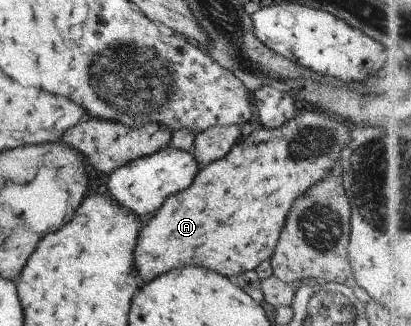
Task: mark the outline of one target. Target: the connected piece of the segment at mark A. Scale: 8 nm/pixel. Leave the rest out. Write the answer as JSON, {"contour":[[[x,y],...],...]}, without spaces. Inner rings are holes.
{"contour":[[[296,111],[294,117],[285,121],[281,126],[272,129],[259,126],[248,135],[241,136],[224,157],[208,163],[203,168],[200,167],[200,171],[196,172],[196,177],[194,177],[194,181],[192,181],[192,185],[188,189],[164,199],[160,207],[152,215],[144,219],[144,225],[141,227],[142,231],[138,233],[138,241],[136,241],[136,249],[134,249],[134,265],[136,265],[138,277],[142,281],[150,281],[158,273],[164,273],[164,271],[174,269],[174,267],[186,267],[186,265],[202,265],[202,267],[214,269],[216,273],[220,273],[224,277],[232,277],[232,275],[238,275],[242,271],[253,270],[258,263],[268,260],[273,254],[279,233],[284,225],[284,217],[287,216],[286,213],[288,213],[292,202],[297,197],[303,196],[308,192],[316,182],[328,177],[332,165],[338,161],[338,155],[340,155],[343,147],[346,147],[351,138],[349,129],[344,121],[336,121],[336,119],[324,117],[324,113],[318,113],[318,111]]]}

